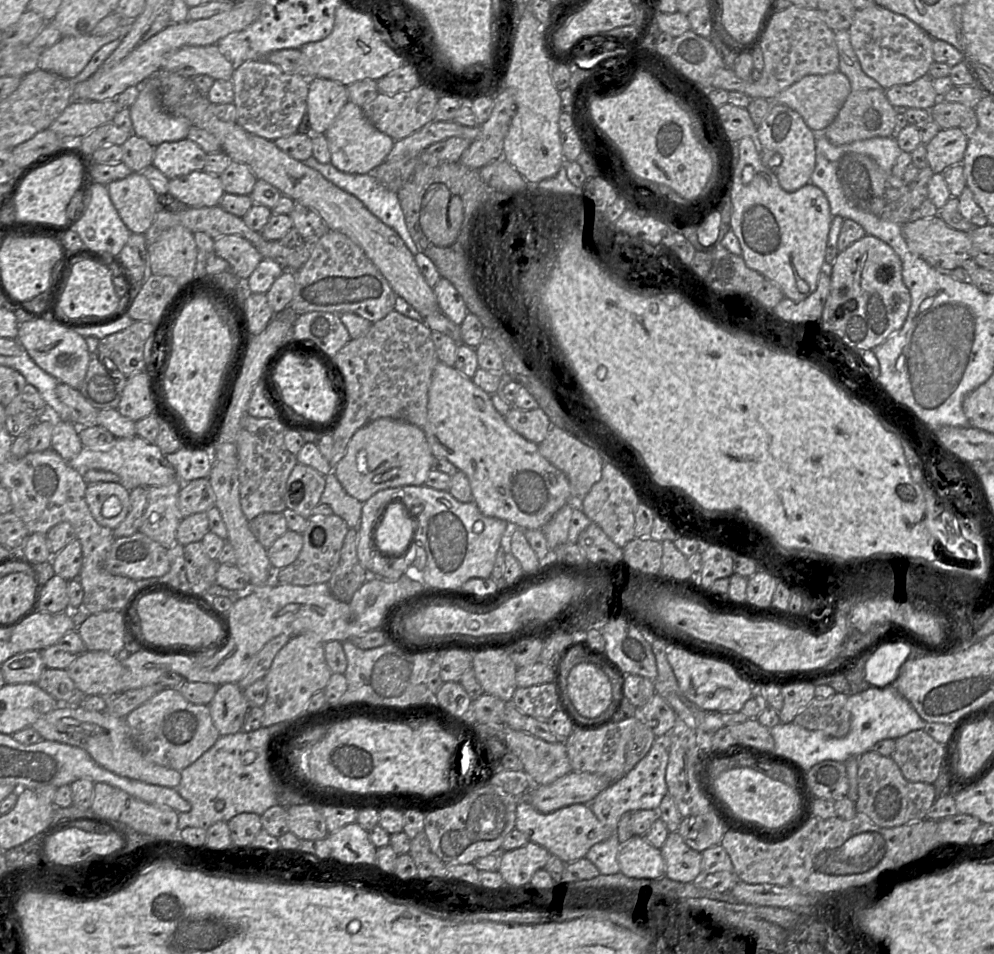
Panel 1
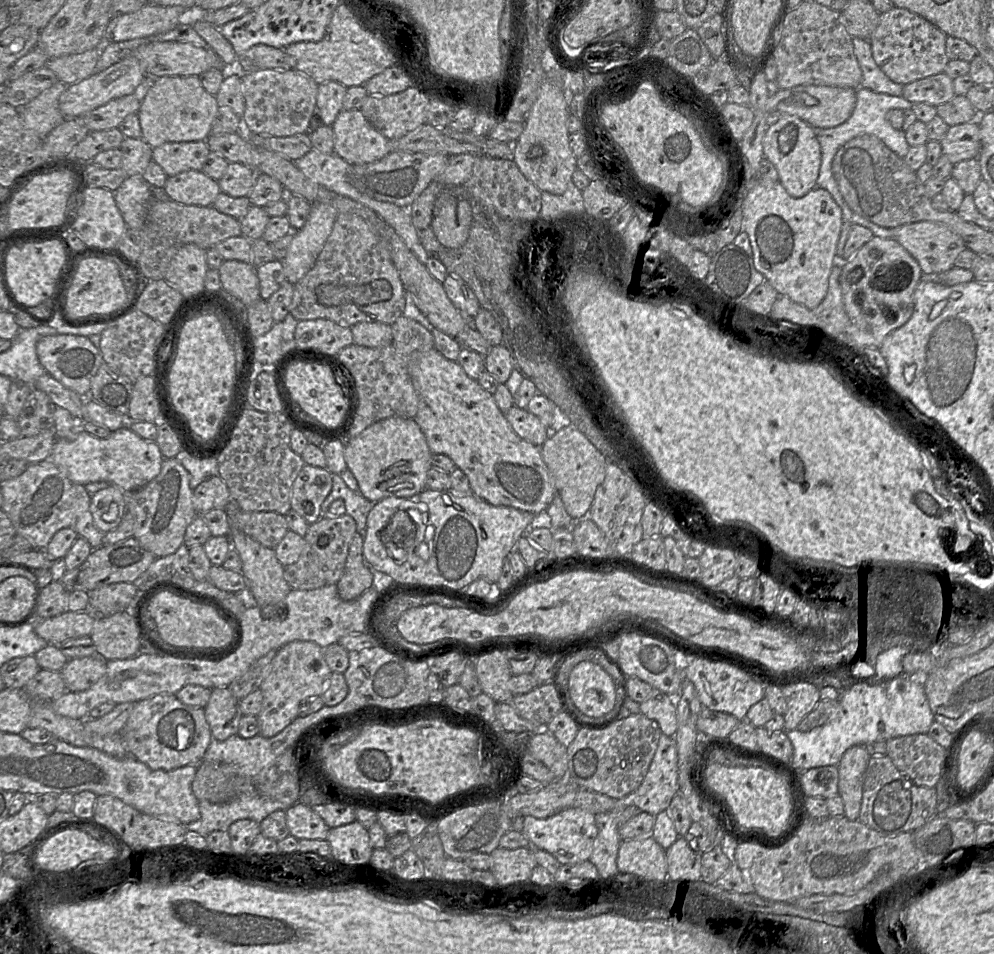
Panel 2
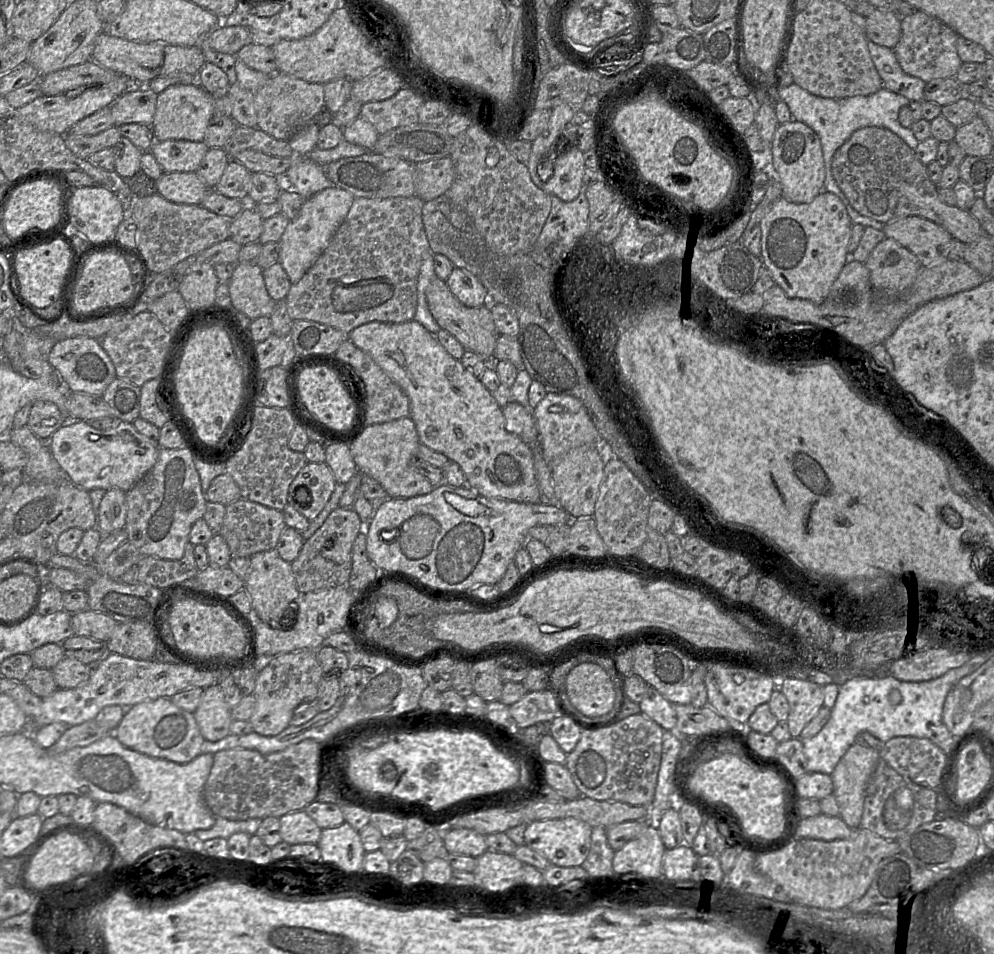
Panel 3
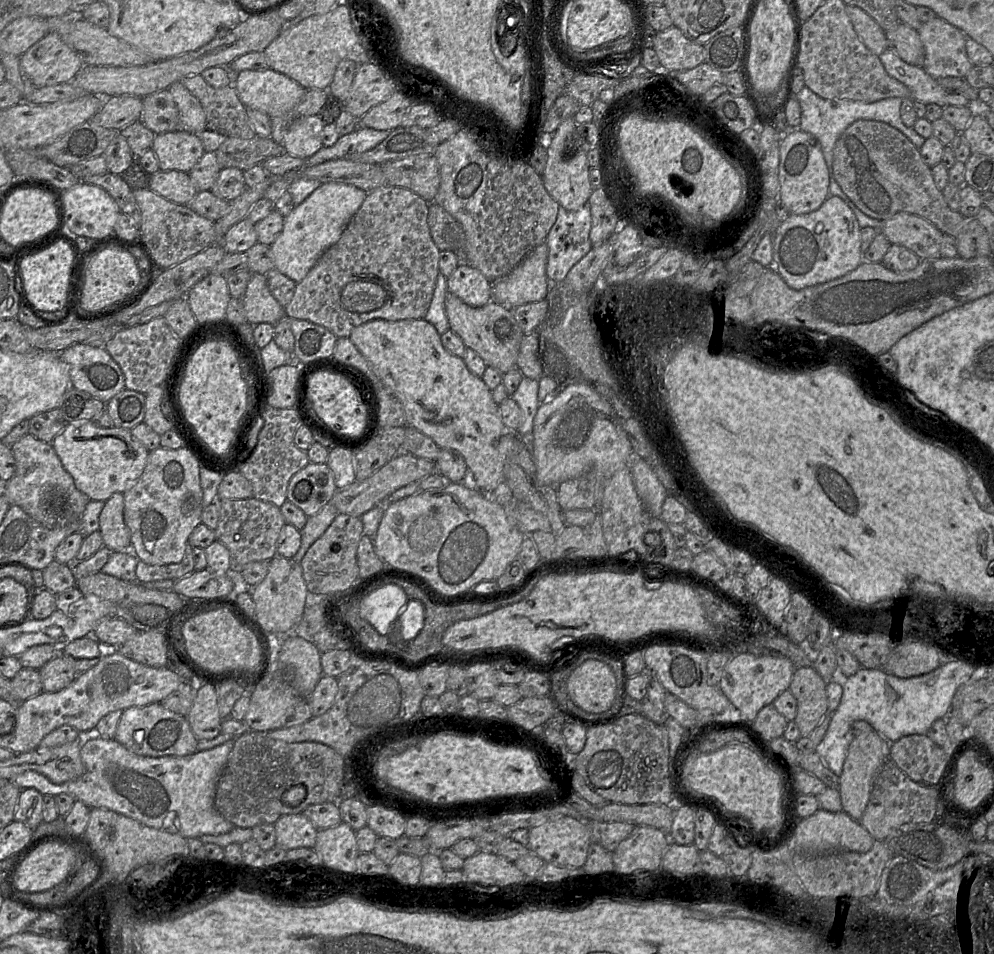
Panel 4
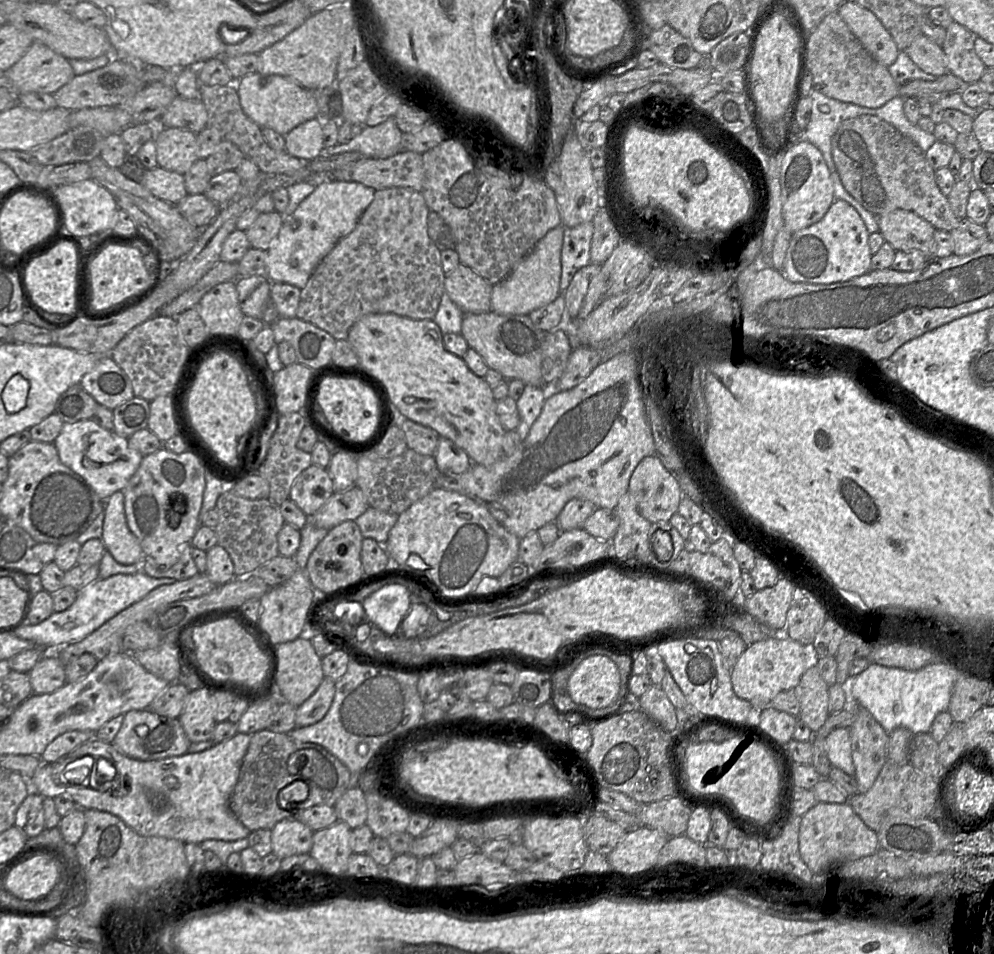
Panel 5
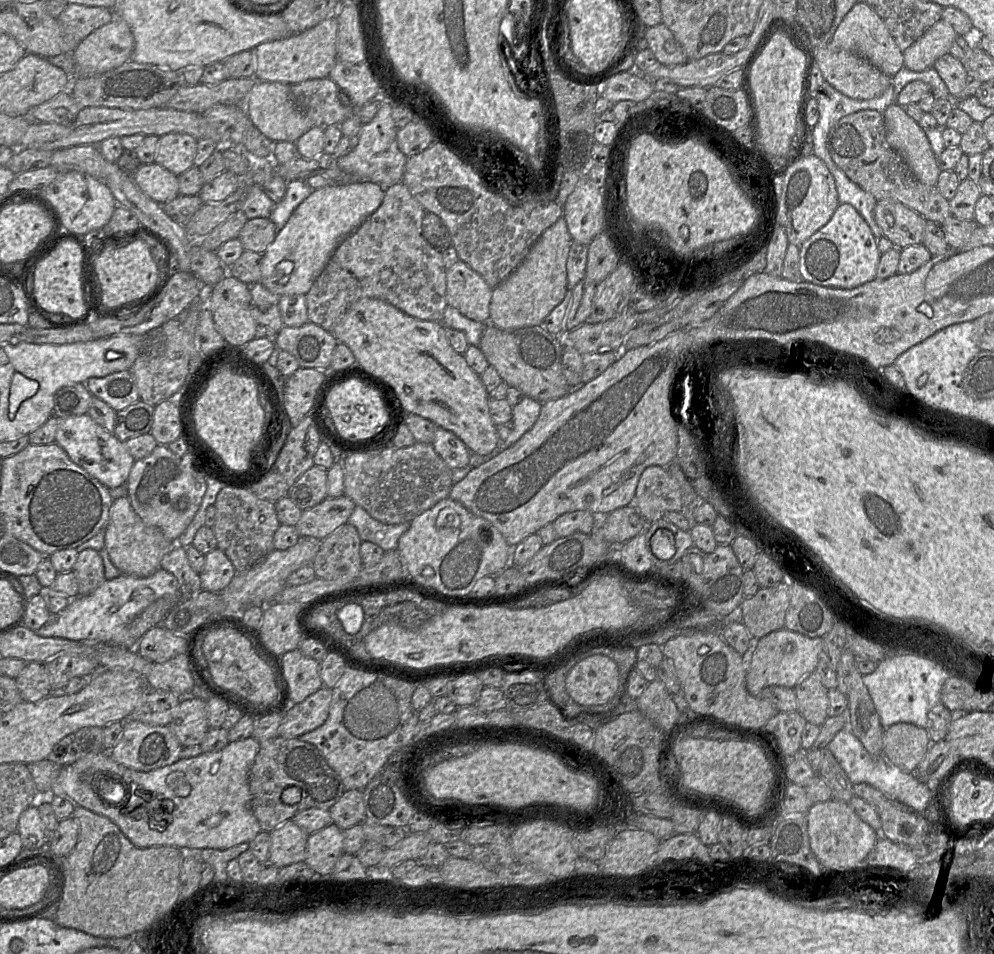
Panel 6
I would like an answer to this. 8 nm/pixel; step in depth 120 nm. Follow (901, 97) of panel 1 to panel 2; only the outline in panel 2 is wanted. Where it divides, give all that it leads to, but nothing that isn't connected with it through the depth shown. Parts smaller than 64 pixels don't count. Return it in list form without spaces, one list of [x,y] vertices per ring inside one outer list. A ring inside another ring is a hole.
[[[944,72],[904,85],[902,97],[911,103],[938,107],[956,96],[953,79]]]

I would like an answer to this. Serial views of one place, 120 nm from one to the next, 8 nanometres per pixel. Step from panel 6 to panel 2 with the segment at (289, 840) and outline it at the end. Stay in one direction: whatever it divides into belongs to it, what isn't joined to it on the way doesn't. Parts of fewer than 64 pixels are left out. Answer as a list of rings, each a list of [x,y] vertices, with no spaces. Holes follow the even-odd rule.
[[[297,802],[285,811],[286,823],[290,835],[298,840],[324,840],[329,827],[310,806]]]

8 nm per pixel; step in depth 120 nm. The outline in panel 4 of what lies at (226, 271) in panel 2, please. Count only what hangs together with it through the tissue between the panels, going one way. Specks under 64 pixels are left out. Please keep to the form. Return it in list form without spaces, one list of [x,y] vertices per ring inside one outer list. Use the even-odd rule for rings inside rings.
[[[252,273],[242,301],[246,318],[252,325],[260,323],[275,325],[286,317],[284,307],[268,288],[266,275]]]

